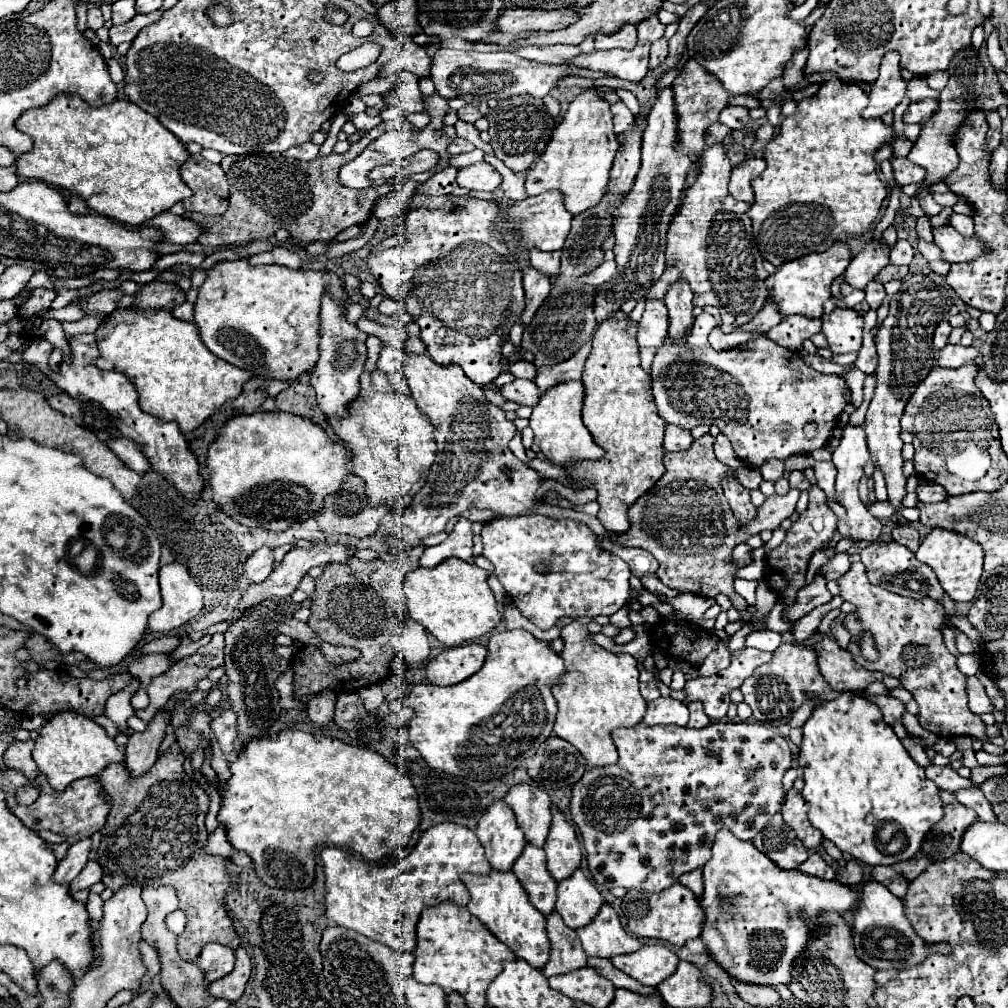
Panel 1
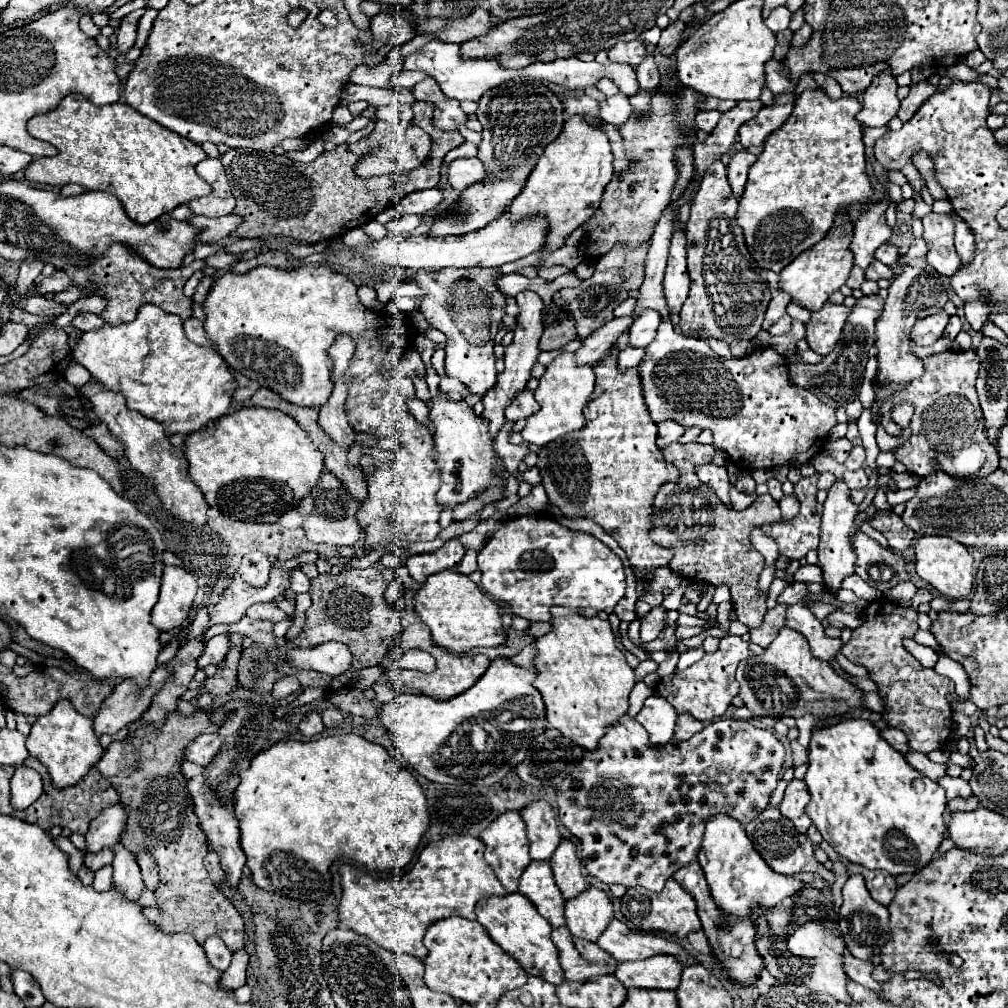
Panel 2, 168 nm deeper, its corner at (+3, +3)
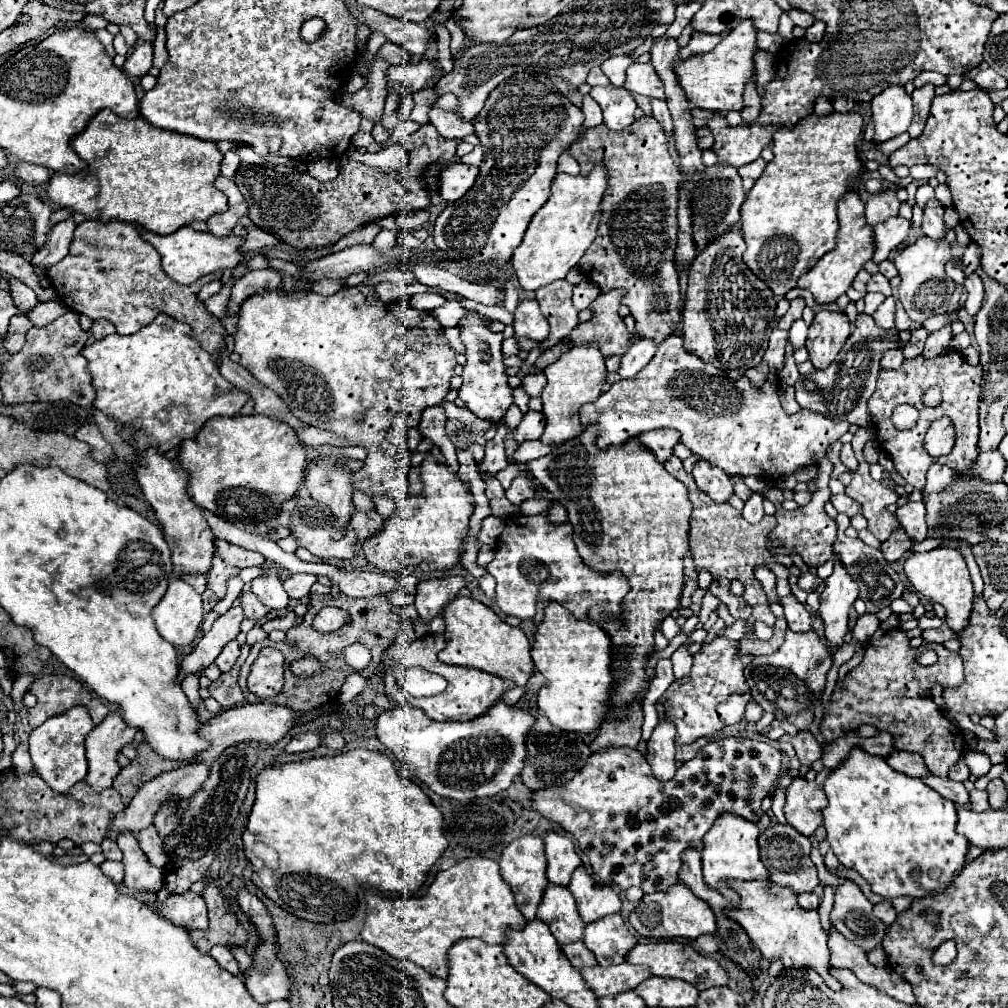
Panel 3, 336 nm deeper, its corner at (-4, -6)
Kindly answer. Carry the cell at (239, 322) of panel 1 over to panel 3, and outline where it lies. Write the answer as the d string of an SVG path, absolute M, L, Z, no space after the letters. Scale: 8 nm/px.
M341 288L333 296L321 296L317 292L297 292L289 296L281 290L273 290L255 294L241 304L235 352L241 356L239 364L283 398L303 424L325 428L365 448L367 458L363 468L351 472L353 490L391 500L405 498L409 486L407 430L419 426L425 408L441 404L451 388L453 368L457 366L455 350L443 338L443 326L435 316L429 314L427 324L427 316L415 312L405 298L395 304L383 300L369 304L359 288Z

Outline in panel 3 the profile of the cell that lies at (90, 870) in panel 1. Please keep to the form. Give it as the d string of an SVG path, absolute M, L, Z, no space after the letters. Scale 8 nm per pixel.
M105 838L105 840L101 842L101 848L103 848L103 854L105 854L107 860L121 860L121 858L123 858L117 842L113 842L111 838Z

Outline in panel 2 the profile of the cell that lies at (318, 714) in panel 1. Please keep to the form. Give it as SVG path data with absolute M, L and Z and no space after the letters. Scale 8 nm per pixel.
M310 713L310 715L306 715L306 717L300 721L298 729L300 729L302 735L308 735L308 737L320 733L320 731L324 729L324 723L322 723L320 713Z

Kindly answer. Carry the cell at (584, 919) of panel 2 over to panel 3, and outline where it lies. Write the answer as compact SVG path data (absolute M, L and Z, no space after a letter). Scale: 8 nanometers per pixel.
M609 914L585 926L585 946L595 954L599 966L625 962L629 950L637 944L619 914Z

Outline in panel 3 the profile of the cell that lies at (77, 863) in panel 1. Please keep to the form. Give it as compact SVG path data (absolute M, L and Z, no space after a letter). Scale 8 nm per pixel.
M197 762L197 764L191 764L191 766L183 766L183 768L177 768L177 770L171 770L171 772L163 772L161 776L145 782L141 786L141 790L135 794L135 798L131 800L131 804L119 812L113 822L111 822L111 830L109 830L109 838L111 840L117 840L119 832L121 830L133 830L135 834L143 828L147 828L149 824L153 824L153 818L157 814L157 810L161 808L161 804L171 798L171 796L179 796L179 798L189 798L195 790L199 790L203 786L203 782L207 780L209 776L209 766L205 766L203 762Z

